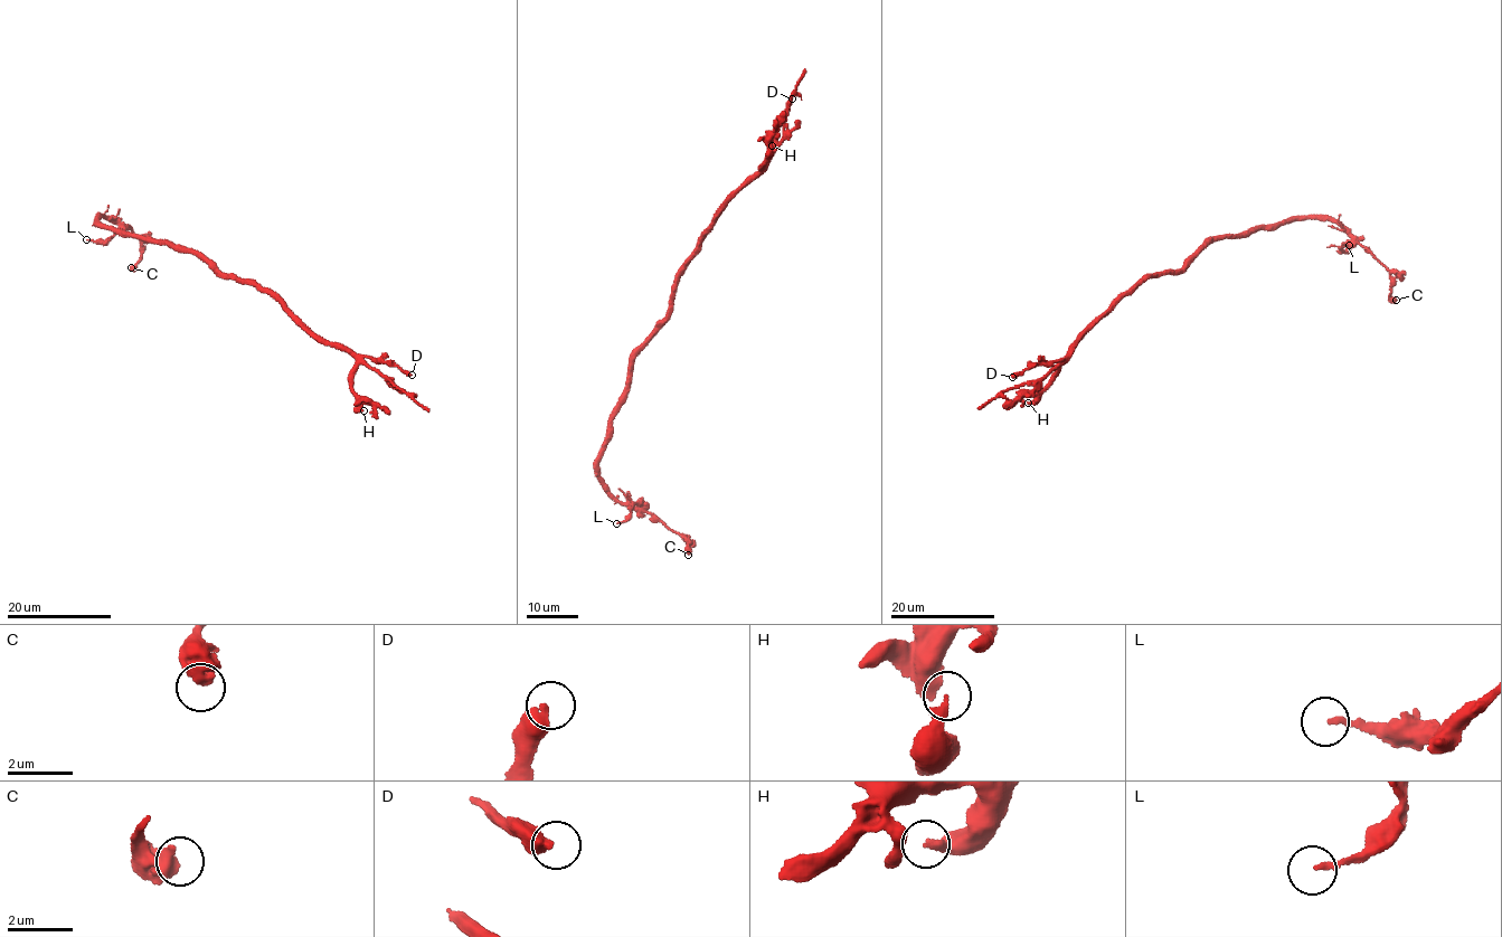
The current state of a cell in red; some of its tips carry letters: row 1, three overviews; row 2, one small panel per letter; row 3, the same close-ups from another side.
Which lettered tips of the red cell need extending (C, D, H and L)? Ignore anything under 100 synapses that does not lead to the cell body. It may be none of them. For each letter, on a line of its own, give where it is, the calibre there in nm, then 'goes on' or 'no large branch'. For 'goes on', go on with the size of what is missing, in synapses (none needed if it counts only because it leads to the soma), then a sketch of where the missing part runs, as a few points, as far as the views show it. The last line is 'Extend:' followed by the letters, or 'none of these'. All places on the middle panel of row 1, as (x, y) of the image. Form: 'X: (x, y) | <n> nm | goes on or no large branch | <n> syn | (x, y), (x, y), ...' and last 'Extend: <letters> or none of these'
C: (688, 555) | 550 nm | no large branch
D: (792, 98) | 480 nm | no large branch
H: (772, 145) | 280 nm | no large branch
L: (616, 523) | 170 nm | no large branch
Extend: none of these

